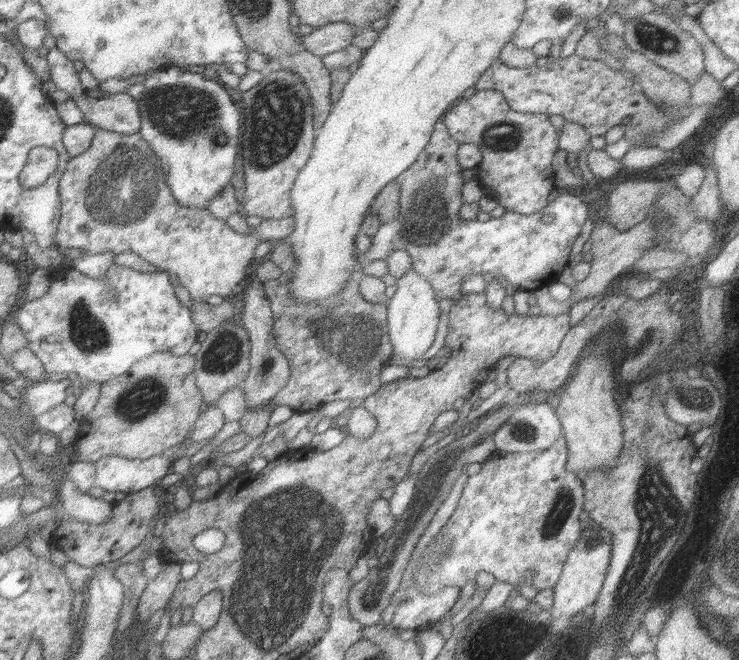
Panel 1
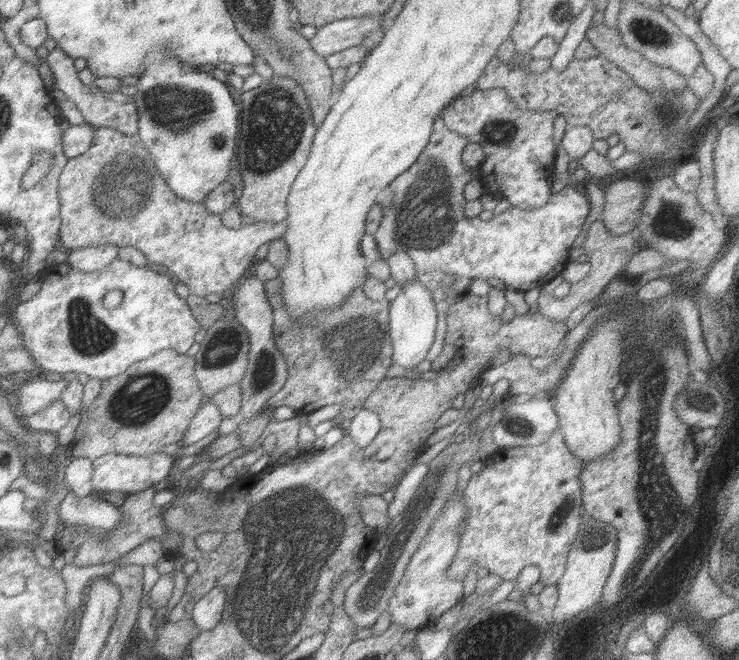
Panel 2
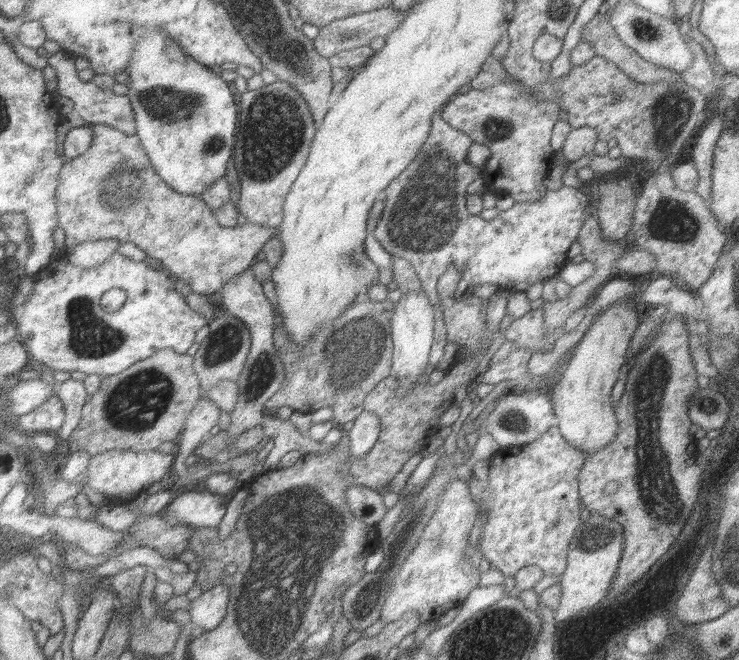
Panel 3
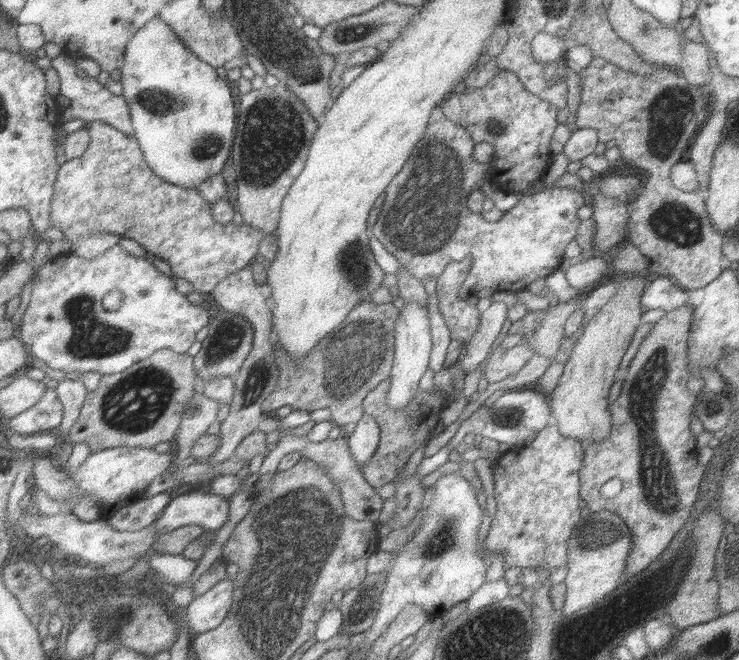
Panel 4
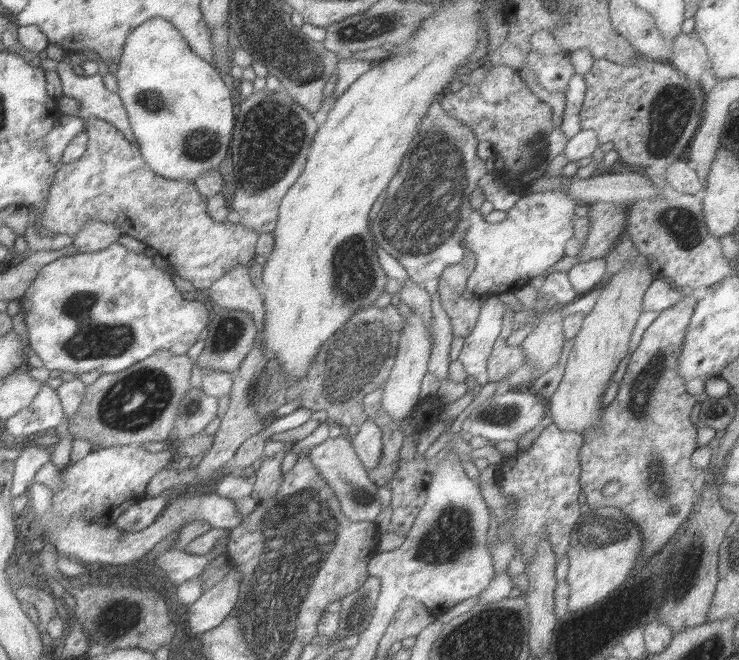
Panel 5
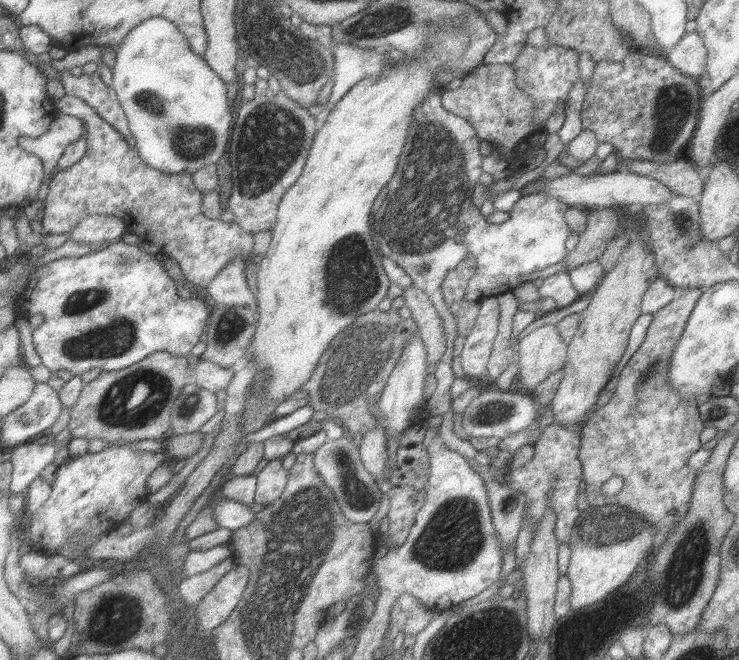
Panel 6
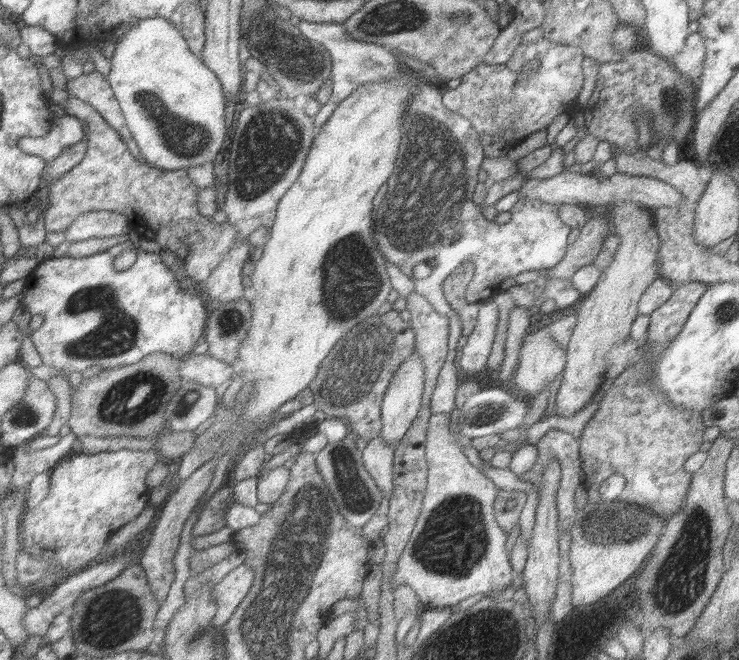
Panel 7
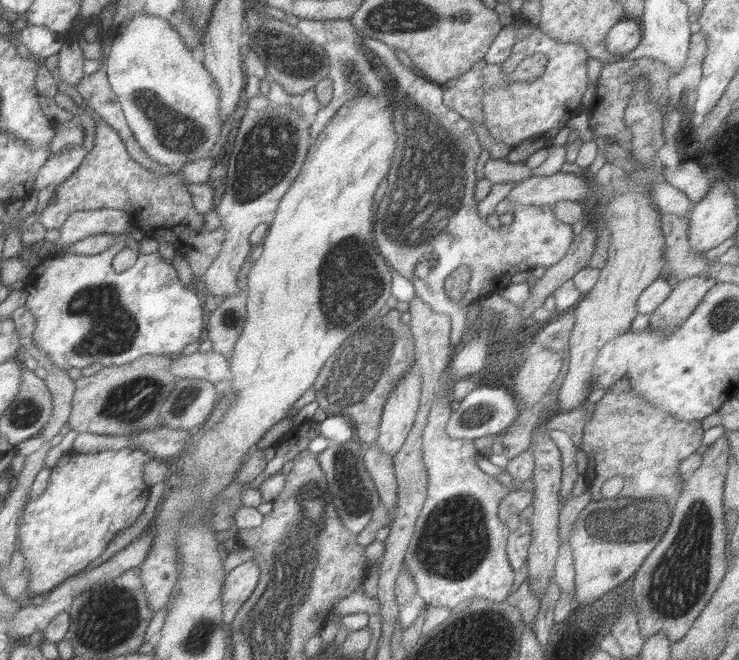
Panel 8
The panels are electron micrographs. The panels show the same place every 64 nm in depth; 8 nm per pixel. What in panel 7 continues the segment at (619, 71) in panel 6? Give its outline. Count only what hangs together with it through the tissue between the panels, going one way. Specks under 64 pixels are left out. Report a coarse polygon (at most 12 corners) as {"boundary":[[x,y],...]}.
{"boundary":[[657,54],[599,64],[581,108],[597,140],[635,154],[637,108],[653,116],[649,156],[681,148],[695,88]]}

